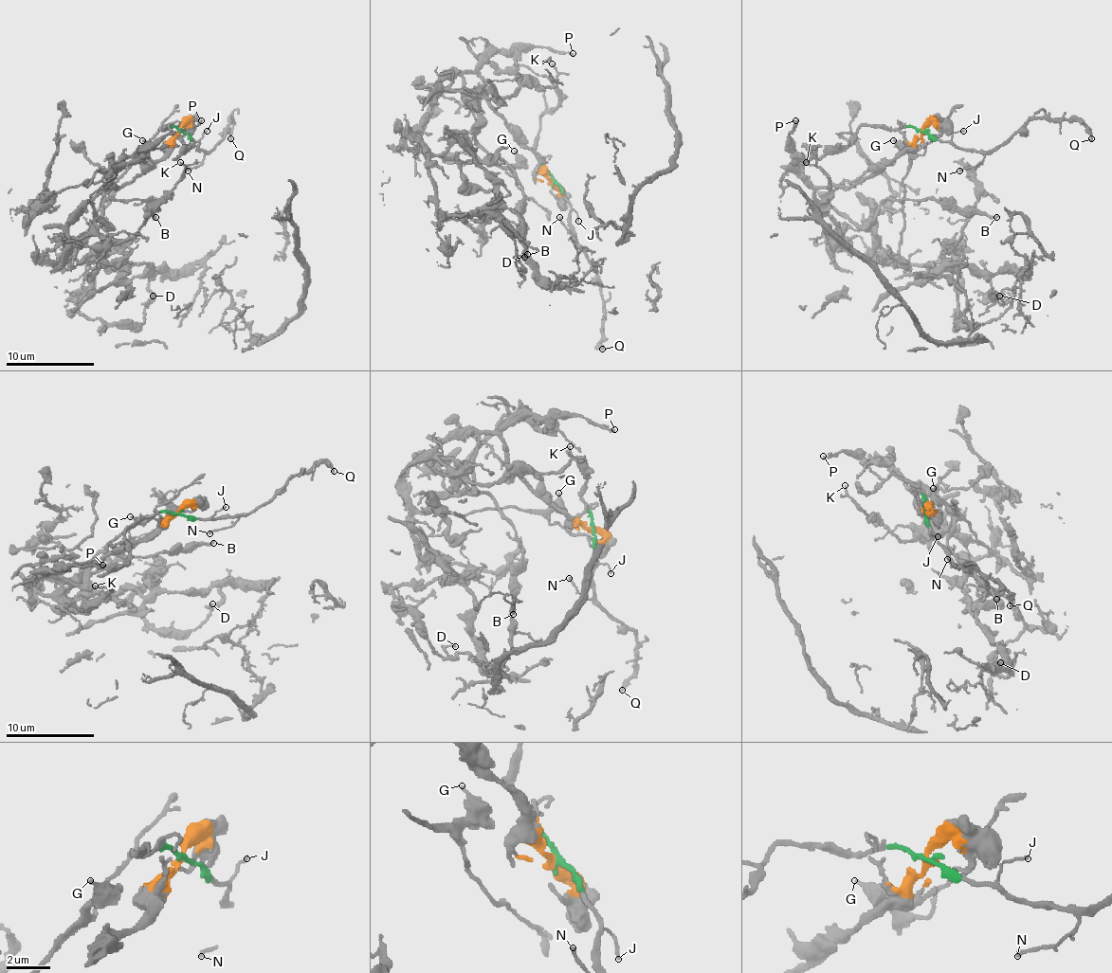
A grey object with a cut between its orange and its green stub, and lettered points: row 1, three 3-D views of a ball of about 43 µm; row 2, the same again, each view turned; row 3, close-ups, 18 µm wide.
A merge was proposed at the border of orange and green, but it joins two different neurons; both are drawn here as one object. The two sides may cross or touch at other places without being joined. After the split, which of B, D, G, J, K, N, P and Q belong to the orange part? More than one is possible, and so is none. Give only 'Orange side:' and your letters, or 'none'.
Orange side: B, D, G, K, P

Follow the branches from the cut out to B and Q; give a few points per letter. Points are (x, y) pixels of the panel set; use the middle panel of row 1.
B: (552, 180), (495, 109), (482, 81), (464, 74), (466, 102), (480, 118), (480, 142), (521, 187), (528, 255)
Q: (552, 180), (568, 202), (570, 230), (596, 270), (603, 301), (603, 350)

